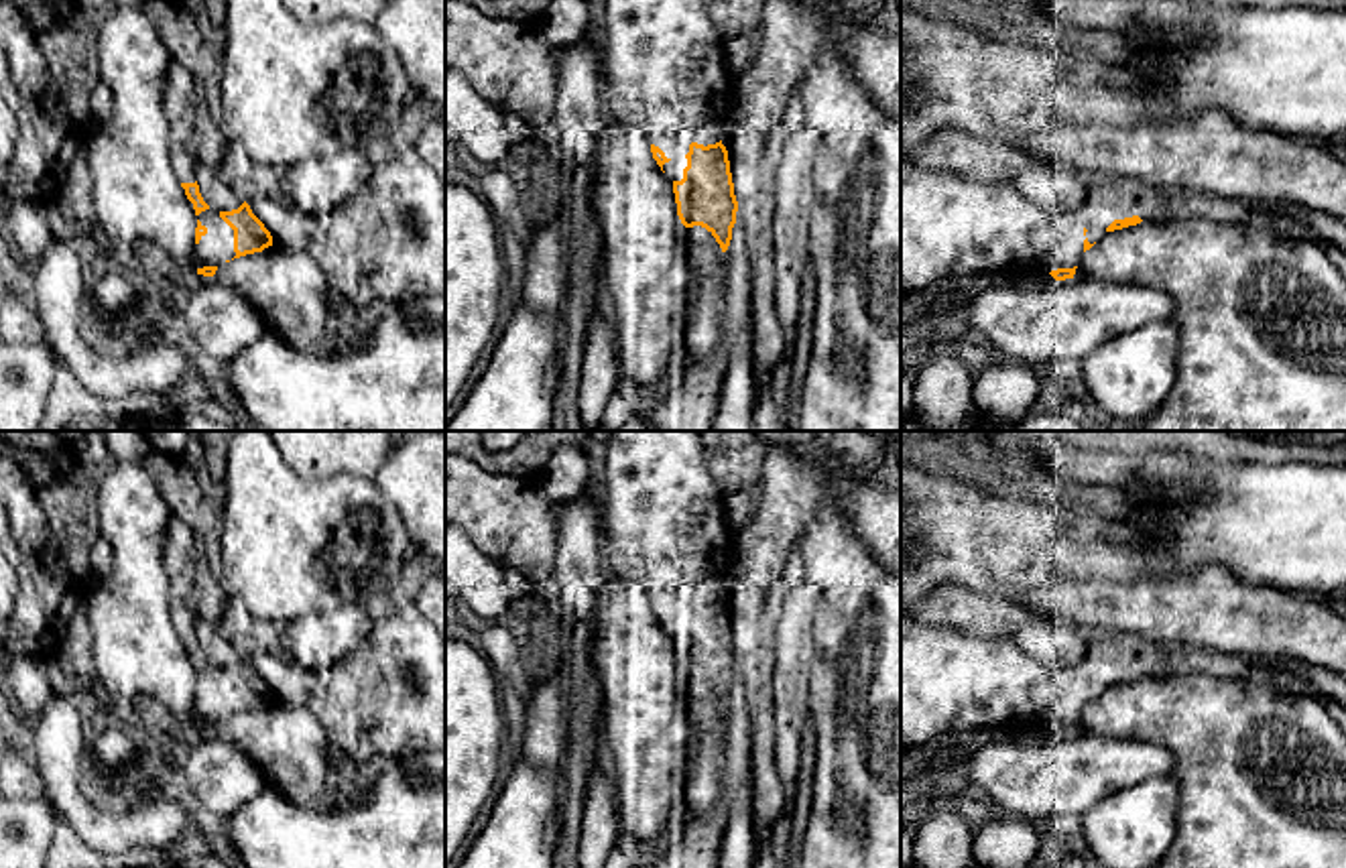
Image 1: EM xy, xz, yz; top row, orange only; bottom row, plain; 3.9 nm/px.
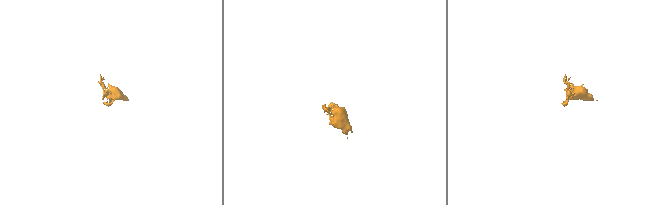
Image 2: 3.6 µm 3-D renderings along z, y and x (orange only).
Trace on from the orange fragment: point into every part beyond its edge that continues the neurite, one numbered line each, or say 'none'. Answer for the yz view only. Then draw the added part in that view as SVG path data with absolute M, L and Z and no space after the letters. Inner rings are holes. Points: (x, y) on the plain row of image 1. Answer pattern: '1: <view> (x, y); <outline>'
1: yz (950, 679); M901 612L901 752L950 730L1045 730L1074 724L1082 716L1084 697L1098 697L1114 675L1167 673L1200 665L1202 653L1185 644L1155 642L1137 632L1092 630L1078 665L1049 667L1035 661L1013 636L972 636L923 624Z

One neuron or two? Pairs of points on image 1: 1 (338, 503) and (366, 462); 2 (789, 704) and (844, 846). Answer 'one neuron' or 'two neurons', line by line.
1: two neurons
2: two neurons

